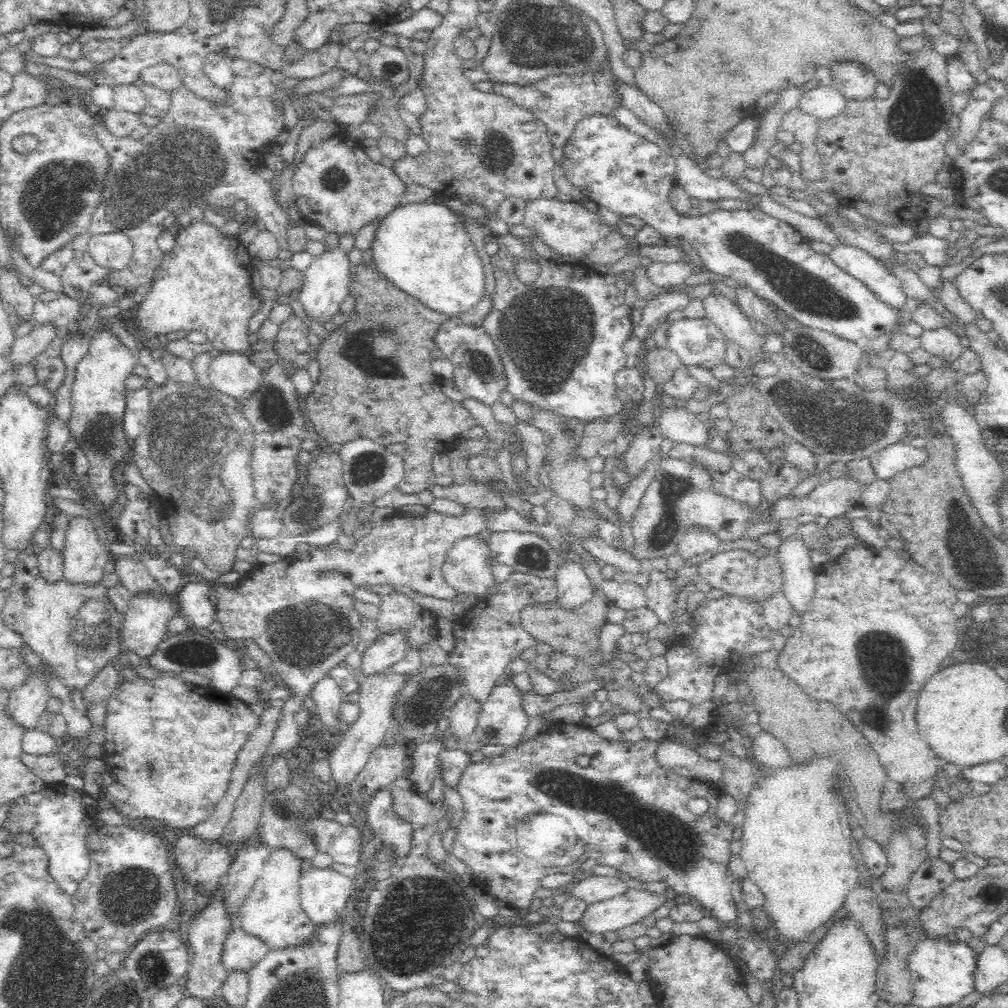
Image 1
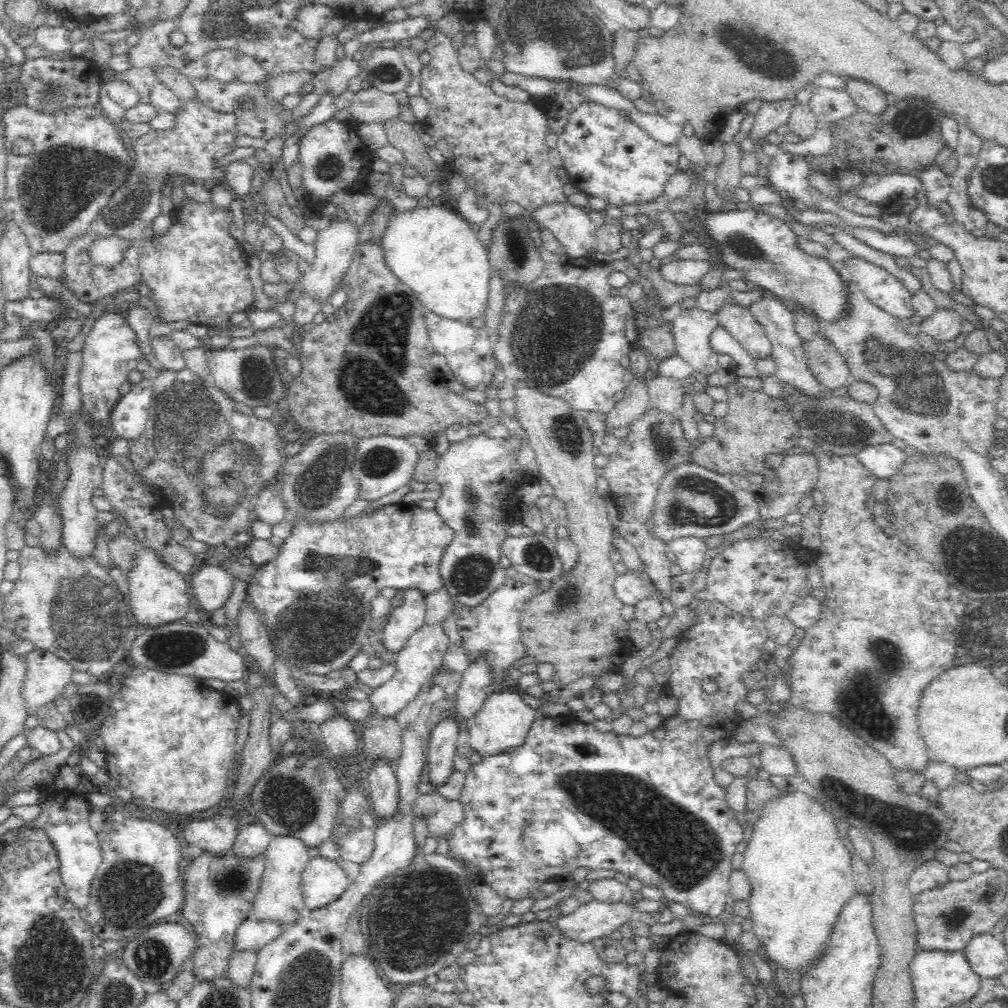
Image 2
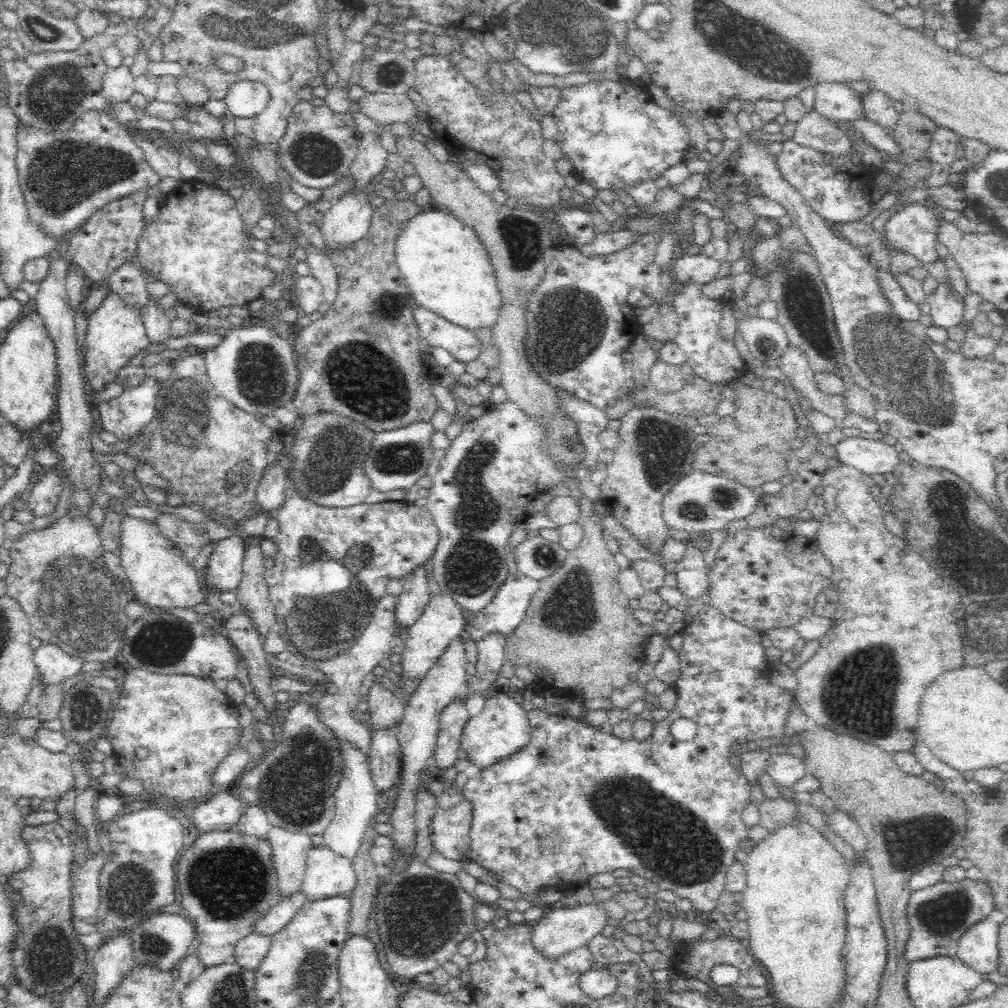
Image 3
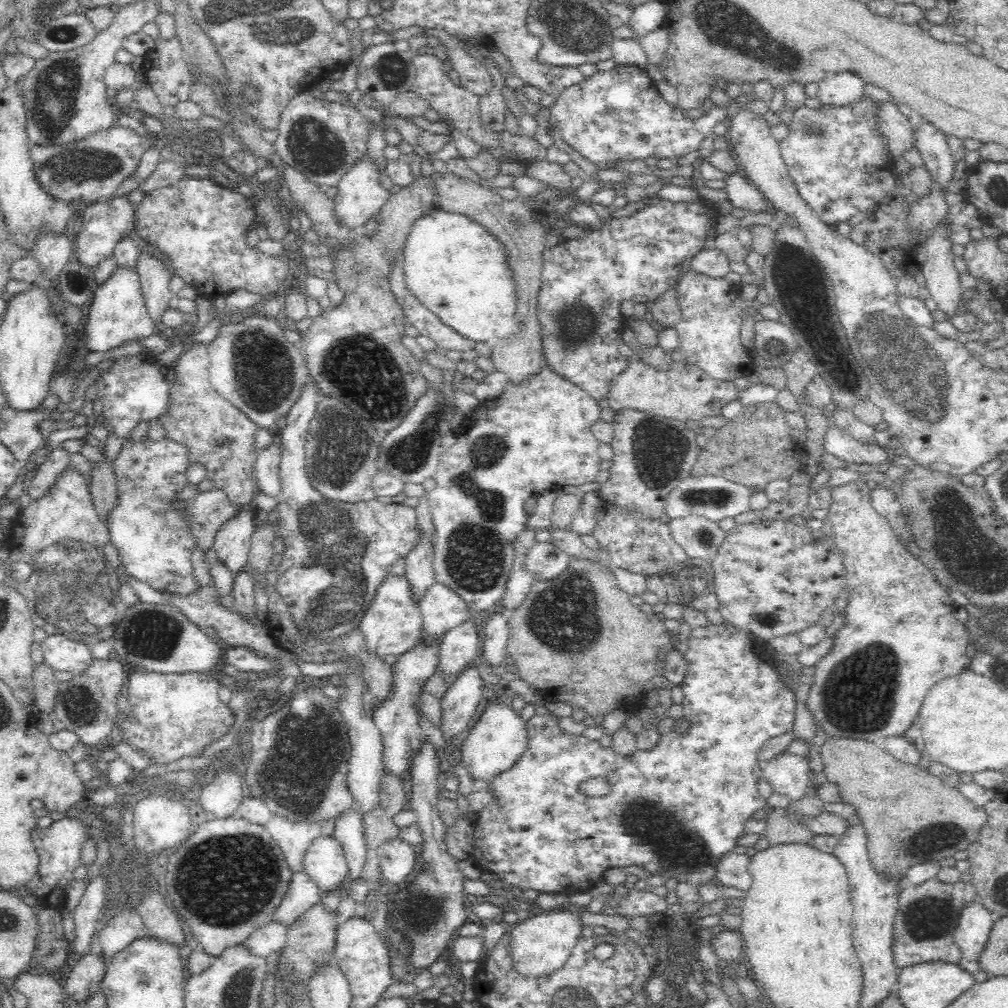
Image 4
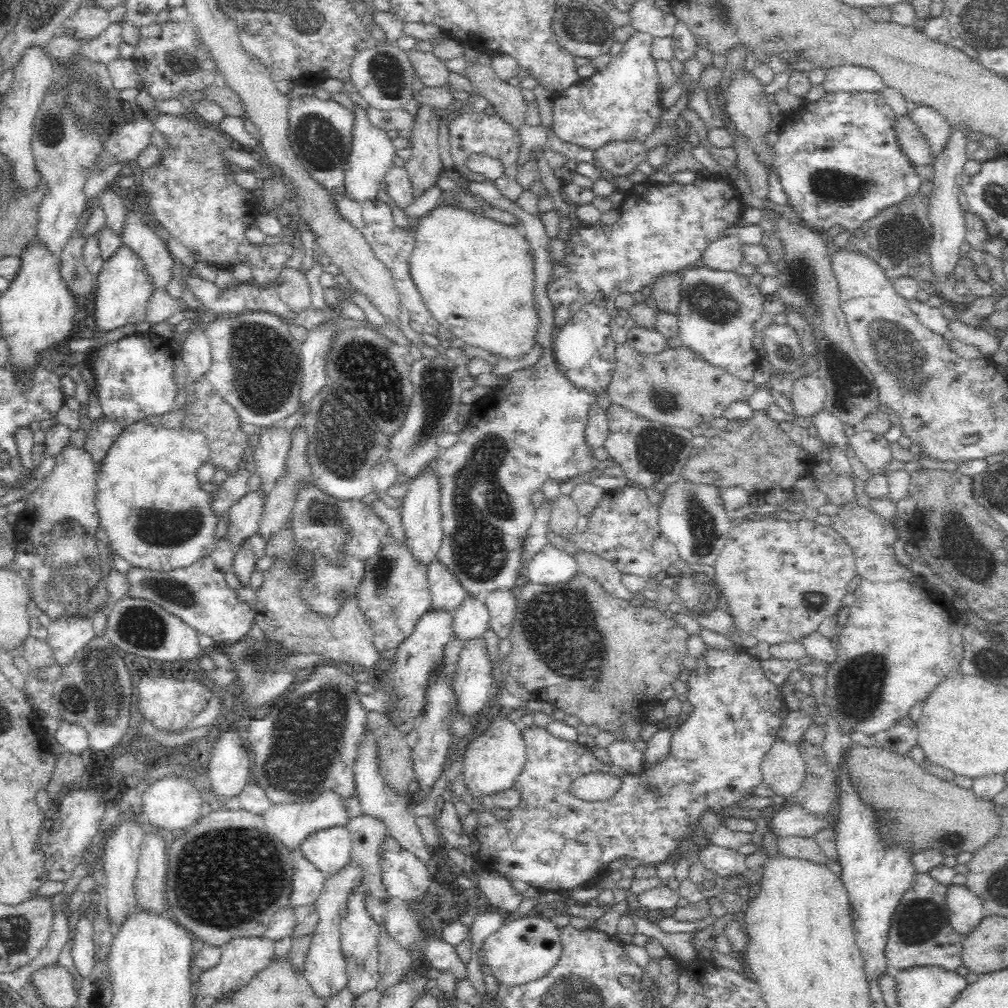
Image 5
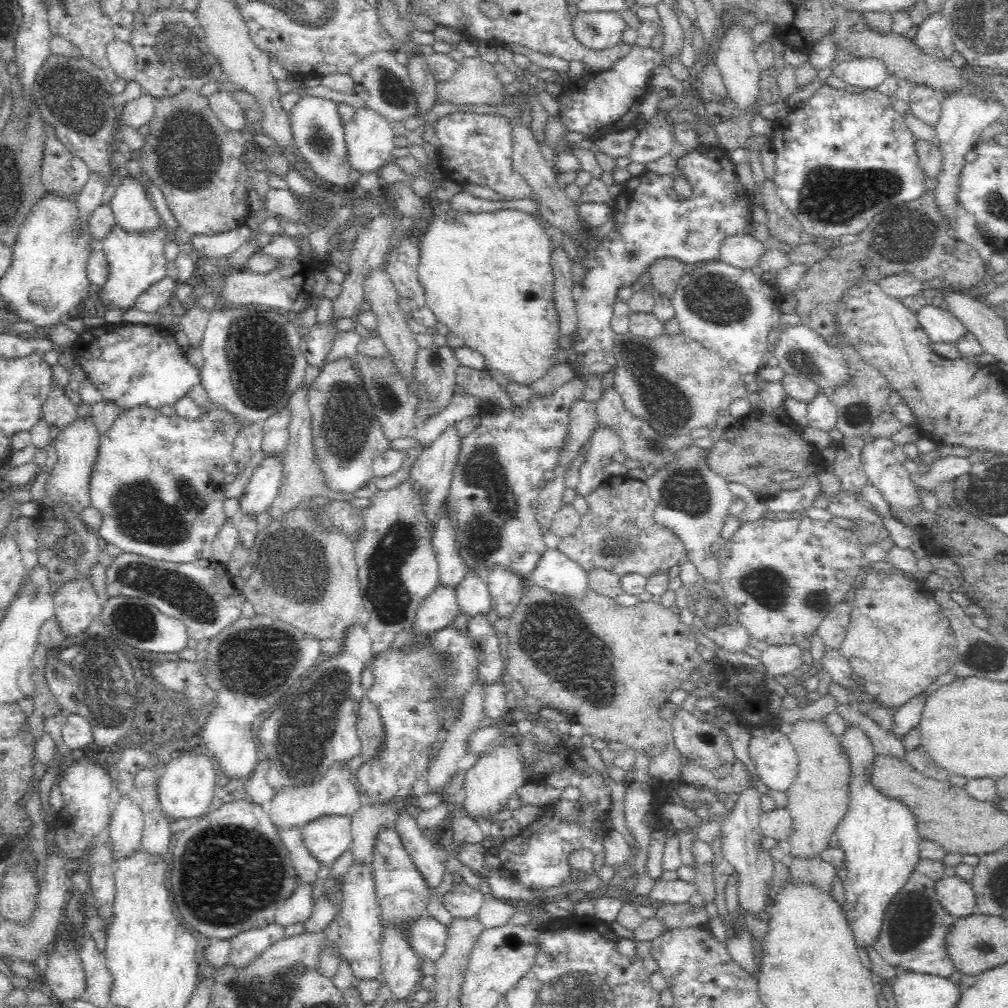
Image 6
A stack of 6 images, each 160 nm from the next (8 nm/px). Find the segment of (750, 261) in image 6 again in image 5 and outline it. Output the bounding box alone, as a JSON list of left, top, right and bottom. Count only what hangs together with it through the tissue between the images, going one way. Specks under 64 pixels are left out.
[697,235,740,271]

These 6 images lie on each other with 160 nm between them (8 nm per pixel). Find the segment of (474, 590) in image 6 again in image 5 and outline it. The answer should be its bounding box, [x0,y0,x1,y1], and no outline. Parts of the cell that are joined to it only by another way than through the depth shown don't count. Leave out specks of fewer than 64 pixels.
[451,595,489,648]

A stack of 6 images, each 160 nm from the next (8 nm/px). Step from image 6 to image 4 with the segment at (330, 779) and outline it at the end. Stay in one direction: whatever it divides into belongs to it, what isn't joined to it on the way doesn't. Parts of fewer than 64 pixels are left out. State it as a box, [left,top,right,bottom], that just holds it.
[266,818,321,873]

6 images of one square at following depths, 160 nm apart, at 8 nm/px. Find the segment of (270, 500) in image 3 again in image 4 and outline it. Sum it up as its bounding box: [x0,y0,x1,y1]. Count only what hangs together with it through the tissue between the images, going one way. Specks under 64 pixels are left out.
[253,441,281,499]

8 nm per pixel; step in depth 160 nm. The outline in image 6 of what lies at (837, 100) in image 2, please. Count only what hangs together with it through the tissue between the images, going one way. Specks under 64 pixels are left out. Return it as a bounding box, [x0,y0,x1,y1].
[831,58,887,89]

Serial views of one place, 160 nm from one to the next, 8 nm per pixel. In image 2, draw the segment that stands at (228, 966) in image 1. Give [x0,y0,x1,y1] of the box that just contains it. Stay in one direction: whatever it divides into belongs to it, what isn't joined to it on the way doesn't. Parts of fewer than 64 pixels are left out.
[233,918,283,954]

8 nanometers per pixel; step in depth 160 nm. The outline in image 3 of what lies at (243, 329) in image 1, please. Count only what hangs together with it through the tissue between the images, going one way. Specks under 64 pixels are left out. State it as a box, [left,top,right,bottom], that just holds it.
[135,179,272,315]

